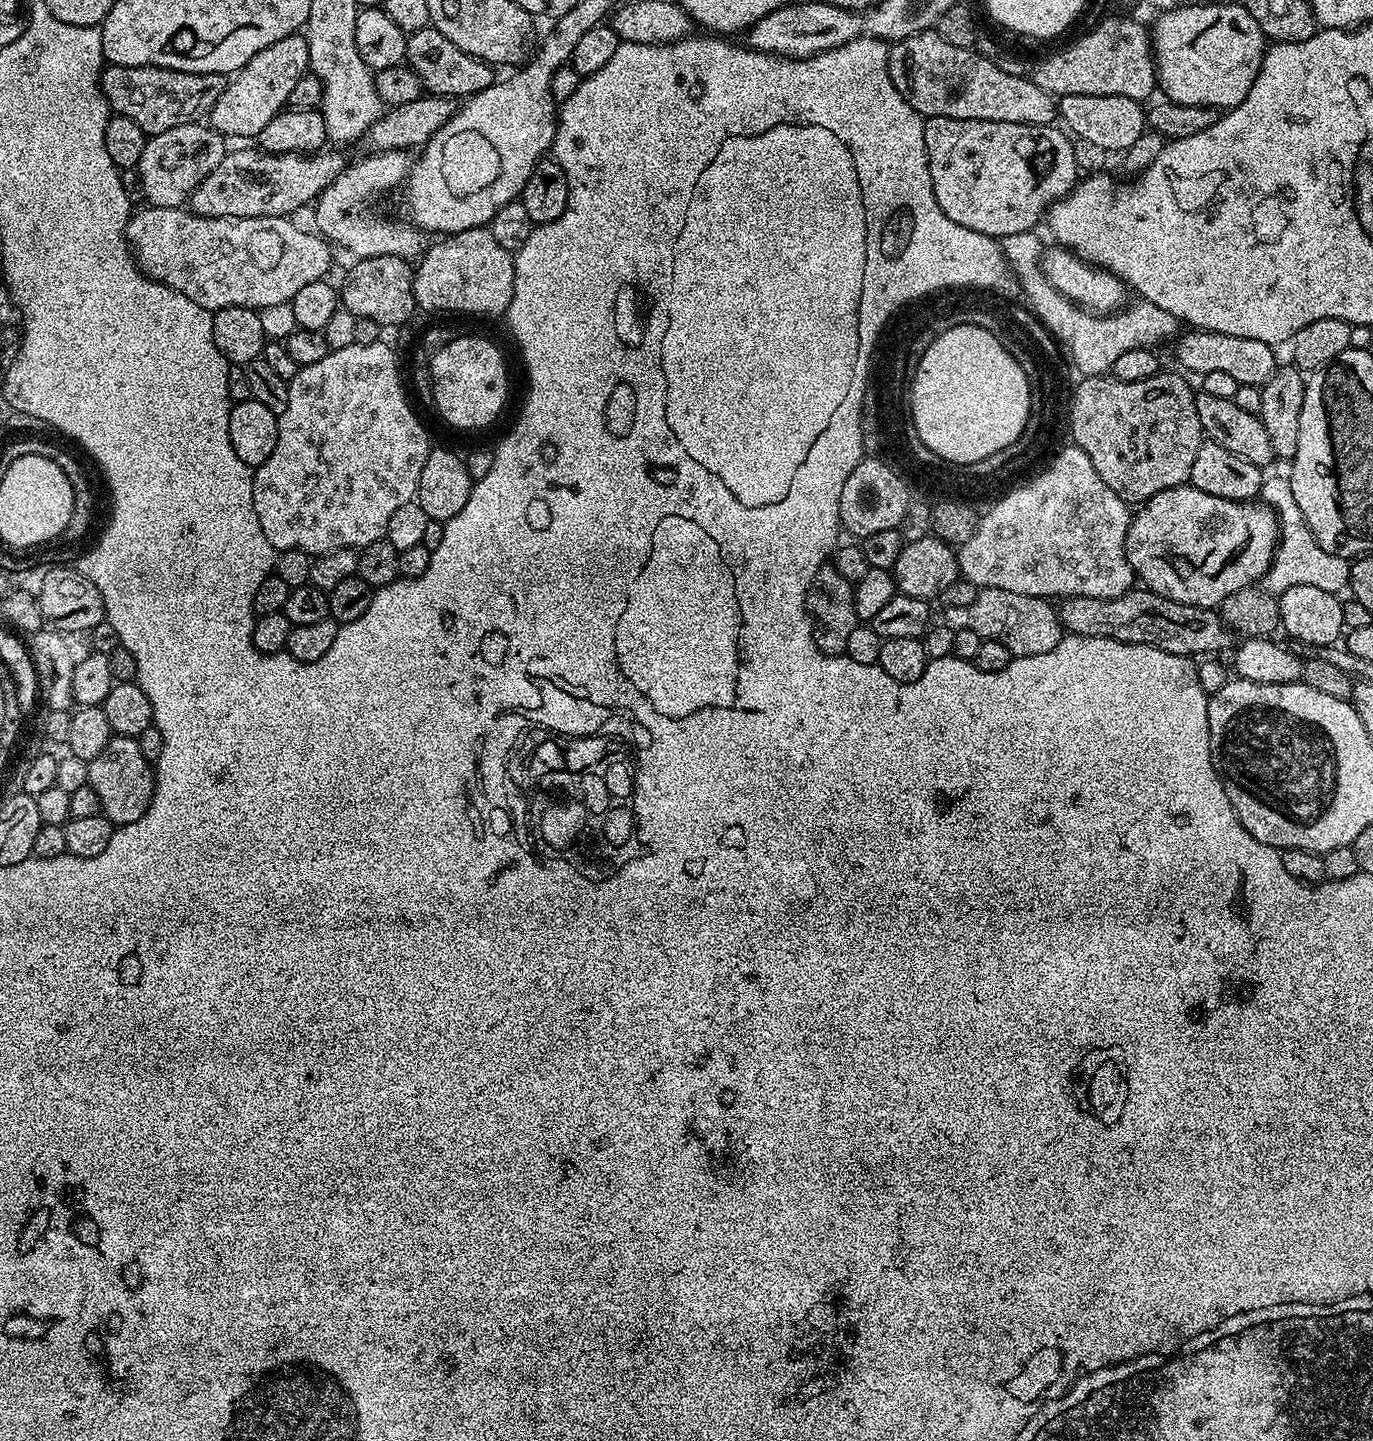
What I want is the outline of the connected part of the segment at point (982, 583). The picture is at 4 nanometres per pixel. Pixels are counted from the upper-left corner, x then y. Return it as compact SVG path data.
M1064 446L1056 457L1055 467L1043 479L979 517L976 533L958 548L961 577L975 584L977 589L997 588L1045 598L1081 596L1109 600L1133 591L1138 577L1132 571L1124 549L1133 518L1129 505L1098 478L1094 462L1086 458L1081 448Z

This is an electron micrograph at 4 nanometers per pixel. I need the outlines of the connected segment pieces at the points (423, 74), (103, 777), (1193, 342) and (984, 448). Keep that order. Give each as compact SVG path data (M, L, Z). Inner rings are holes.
M433 26L418 30L408 36L408 55L406 57L406 63L420 80L421 89L423 89L425 93L433 96L467 98L473 96L475 92L486 90L494 82L494 75L492 76L492 72L494 72L493 65L484 63L478 57L464 53L454 44L454 42L450 42L445 34L440 33Z
M113 735L106 750L102 750L98 758L88 761L88 785L94 794L98 794L102 815L114 826L138 822L138 818L142 818L142 814L146 814L152 805L152 795L156 789L153 761L142 754L139 739Z
M1188 330L1179 337L1179 340L1180 349L1176 352L1176 360L1181 364L1179 367L1185 373L1197 372L1197 377L1200 378L1206 374L1215 374L1218 370L1222 374L1230 374L1230 378L1234 378L1234 382L1239 384L1262 386L1272 379L1272 373L1278 367L1276 356L1272 353L1275 352L1273 345L1258 342L1252 338L1238 338L1234 334L1218 334L1203 330Z
M960 324L945 327L945 332L941 331L934 338L933 344L926 354L922 354L921 361L918 362L916 373L913 376L911 399L912 399L912 420L917 428L918 438L922 440L933 451L934 454L941 457L944 462L963 466L976 463L984 458L990 458L991 455L998 454L1004 449L1011 449L1012 445L1021 439L1024 428L1027 426L1028 416L1031 415L1031 386L1028 384L1028 378L1014 357L1004 348L1002 342L990 334L987 330L978 327L978 325Z

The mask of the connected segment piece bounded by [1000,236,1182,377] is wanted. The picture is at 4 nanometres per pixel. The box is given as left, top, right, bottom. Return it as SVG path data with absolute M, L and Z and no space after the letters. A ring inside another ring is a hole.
M1038 236L1032 240L1034 244L1030 246L1030 252L1022 252L1020 244L1008 244L1008 237L1001 237L1000 245L1004 252L1005 260L1009 264L1009 269L1016 277L1017 285L1021 286L1022 292L1027 300L1025 303L1029 306L1032 314L1046 327L1047 331L1059 342L1064 342L1075 368L1080 372L1081 377L1100 376L1111 373L1116 362L1123 358L1127 351L1135 348L1148 348L1156 346L1163 340L1168 340L1172 335L1175 337L1181 331L1182 325L1179 320L1174 318L1174 314L1169 314L1166 310L1161 310L1159 306L1154 306L1150 302L1140 300L1136 304L1129 303L1123 310L1117 310L1107 314L1089 312L1080 305L1076 305L1072 300L1068 300L1057 290L1057 288L1044 276L1043 267L1040 263L1043 261L1044 244L1041 237Z

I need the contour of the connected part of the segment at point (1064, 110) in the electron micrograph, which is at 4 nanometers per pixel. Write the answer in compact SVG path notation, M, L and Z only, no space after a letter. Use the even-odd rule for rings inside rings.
M1070 94L1059 97L1058 116L1063 127L1077 141L1085 140L1104 152L1122 154L1146 131L1146 108L1141 101L1134 98L1122 98L1114 94L1091 96L1090 94Z

